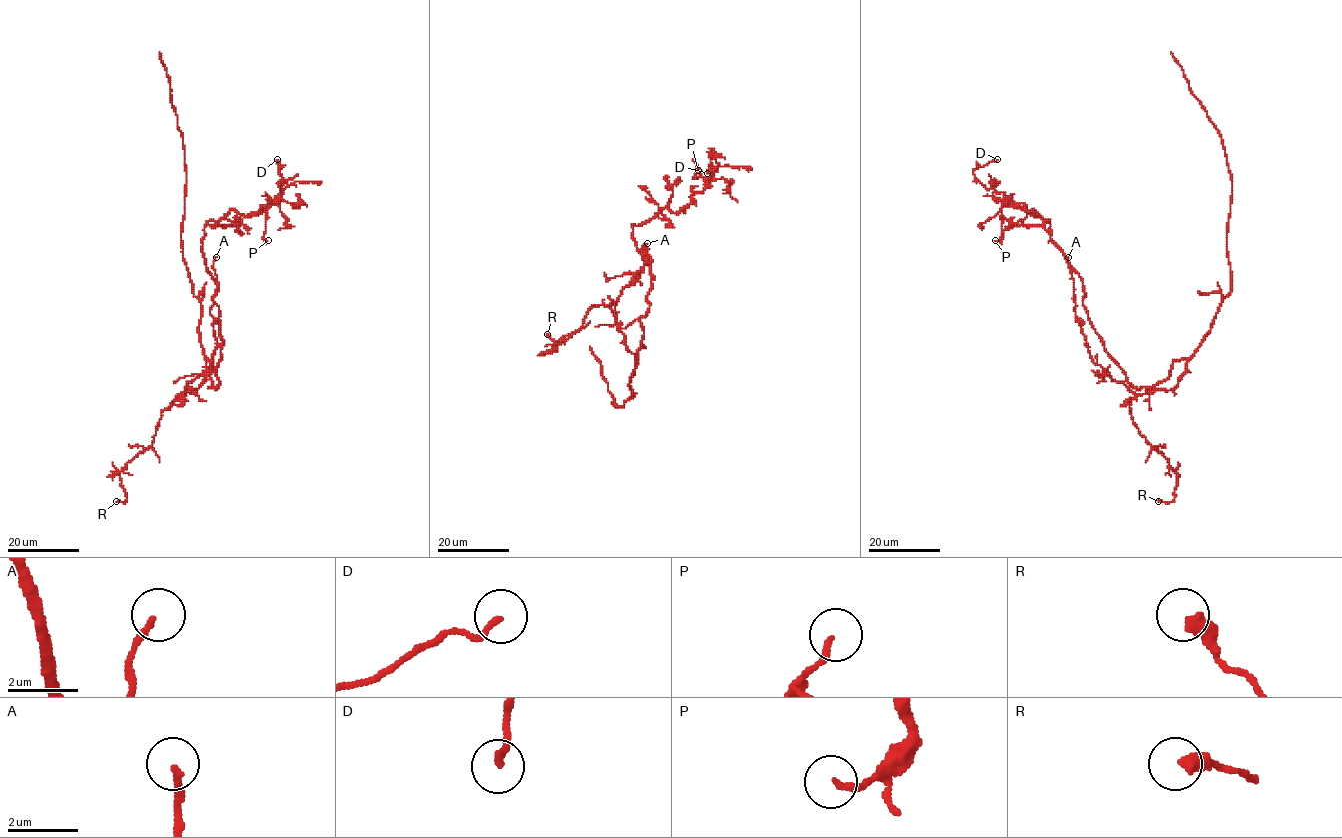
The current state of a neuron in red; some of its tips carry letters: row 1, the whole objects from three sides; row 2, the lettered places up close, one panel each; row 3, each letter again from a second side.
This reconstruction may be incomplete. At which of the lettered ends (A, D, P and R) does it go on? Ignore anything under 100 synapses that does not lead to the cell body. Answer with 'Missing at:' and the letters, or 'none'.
Missing at: none

